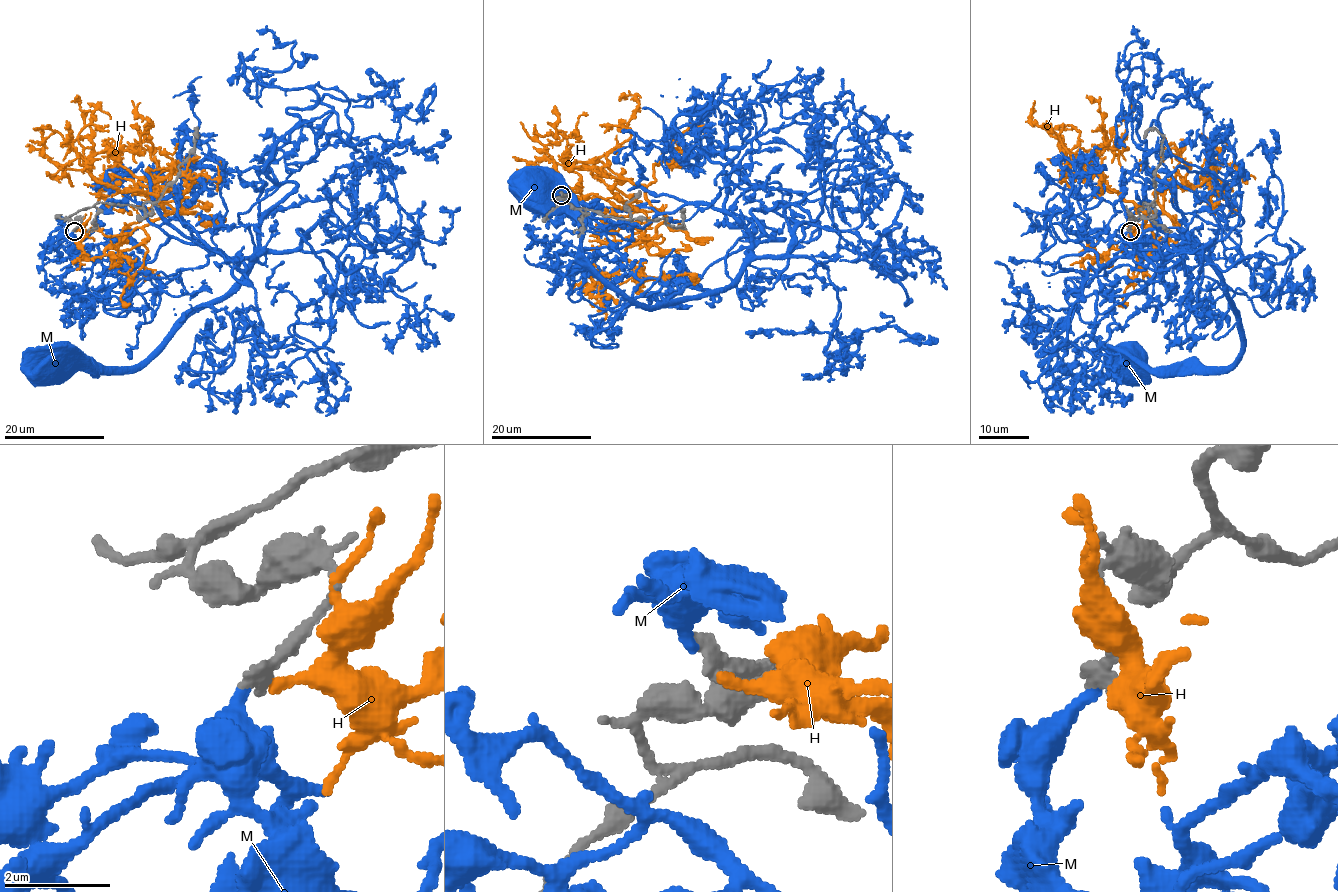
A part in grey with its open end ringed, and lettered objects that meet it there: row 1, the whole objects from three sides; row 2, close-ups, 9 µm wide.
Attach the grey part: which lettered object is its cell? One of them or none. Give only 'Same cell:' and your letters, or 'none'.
Same cell: none

